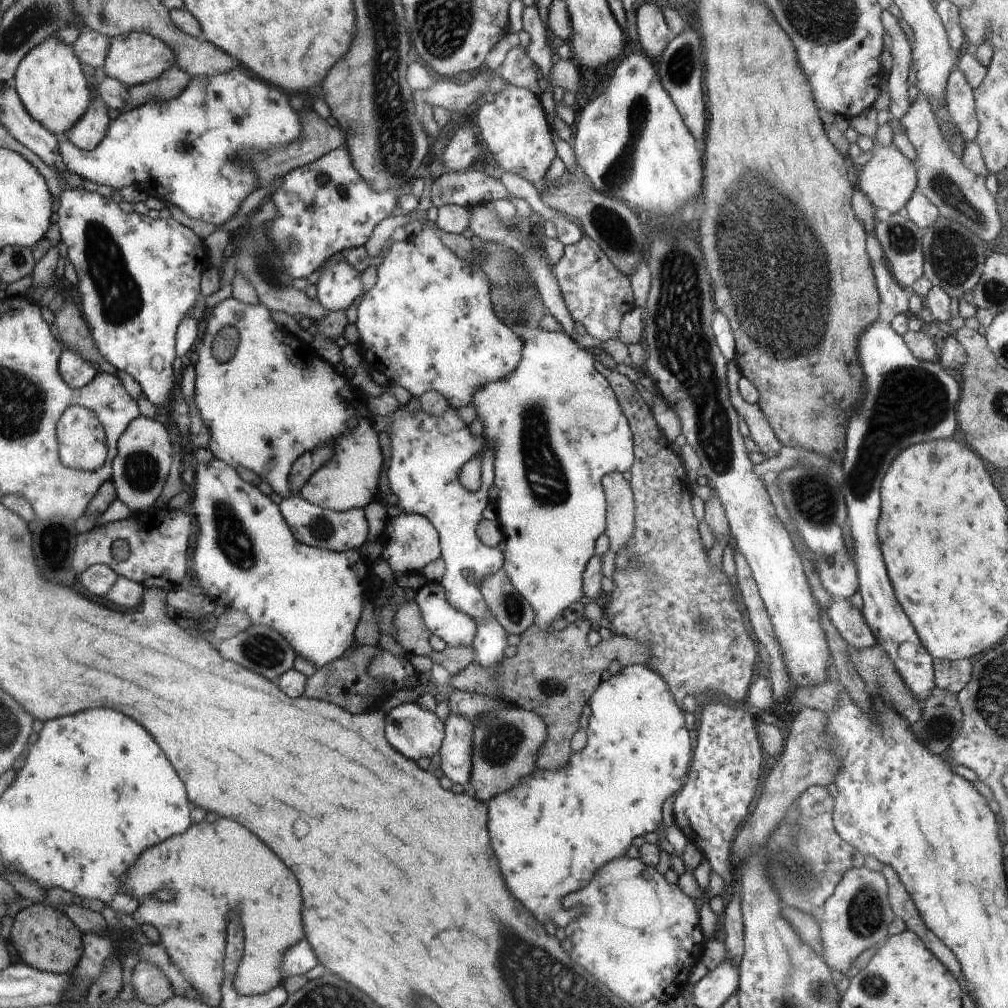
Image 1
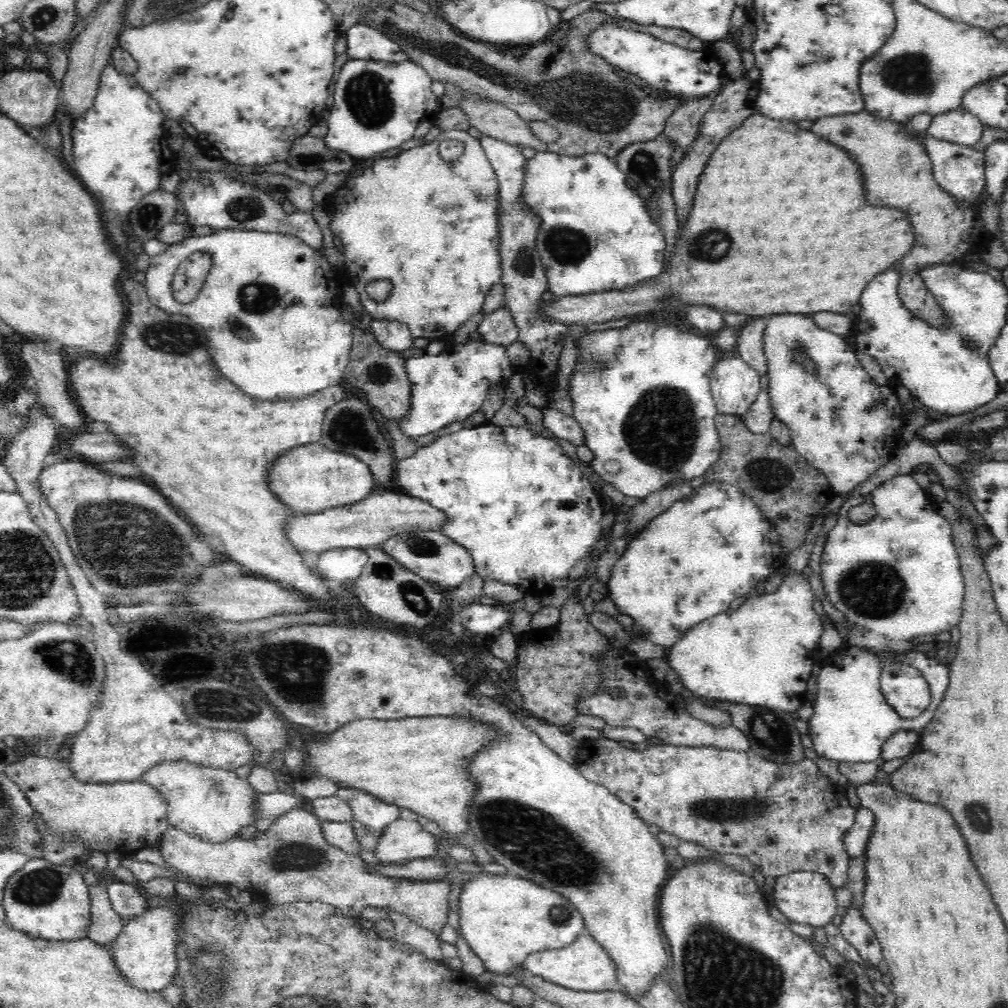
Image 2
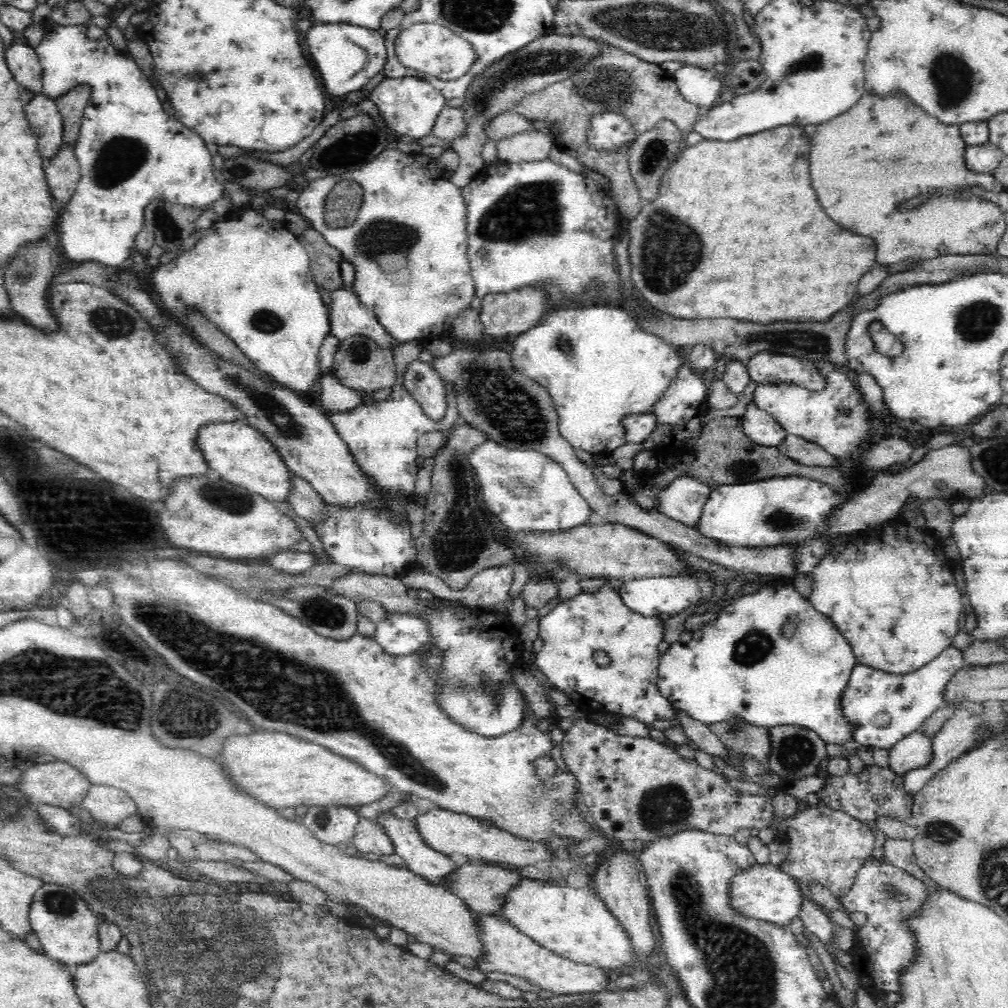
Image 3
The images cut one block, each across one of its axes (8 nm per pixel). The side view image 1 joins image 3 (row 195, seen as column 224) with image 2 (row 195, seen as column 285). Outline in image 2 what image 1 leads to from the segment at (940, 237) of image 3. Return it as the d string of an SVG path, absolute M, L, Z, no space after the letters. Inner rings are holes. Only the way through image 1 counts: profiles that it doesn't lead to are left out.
M864 110L856 114L834 114L830 118L818 118L818 122L812 126L812 132L840 148L846 148L854 162L860 162L866 202L874 206L898 208L908 214L916 240L908 256L894 264L894 268L900 272L897 293L902 304L916 317L930 322L930 326L950 326L943 309L918 274L933 265L951 265L955 260L965 259L972 253L982 253L989 245L993 236L985 229L977 201L974 206L968 206L940 188L922 141L912 137L900 123L882 119ZM904 152L910 156L906 168L902 168L898 162Z

